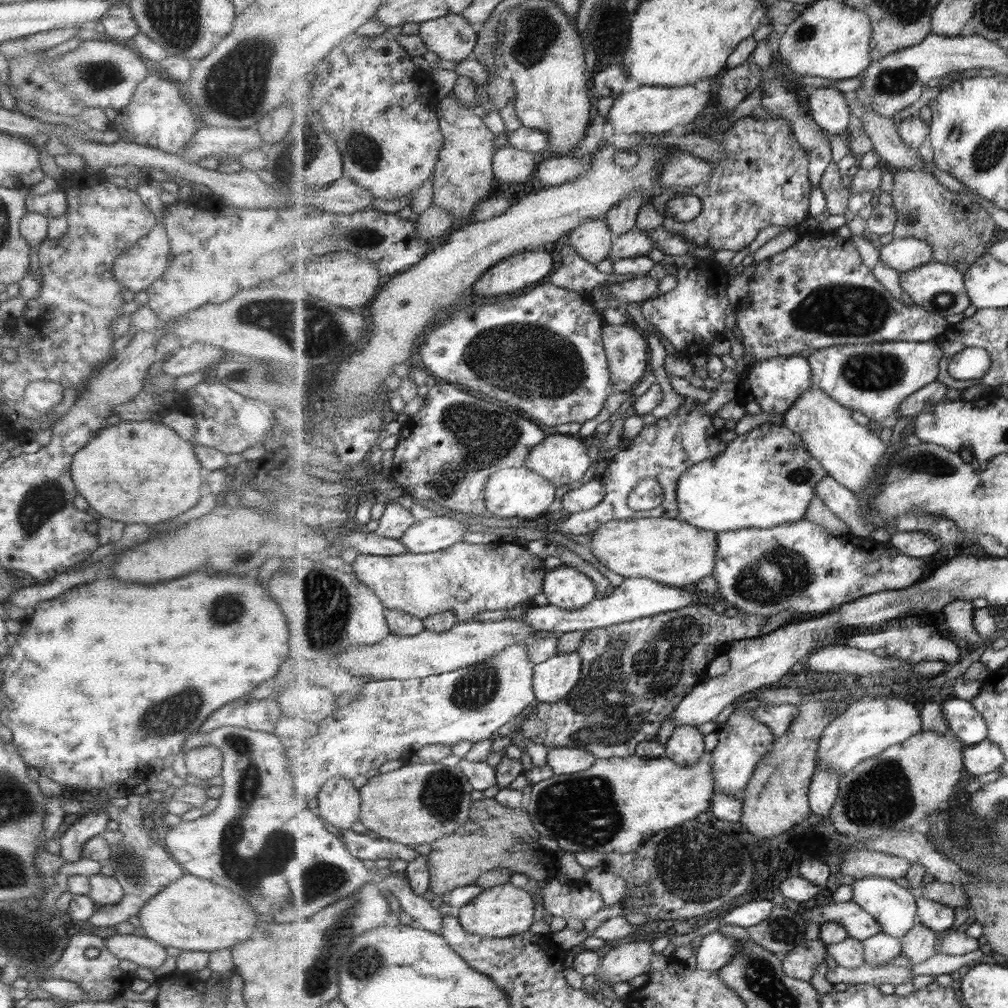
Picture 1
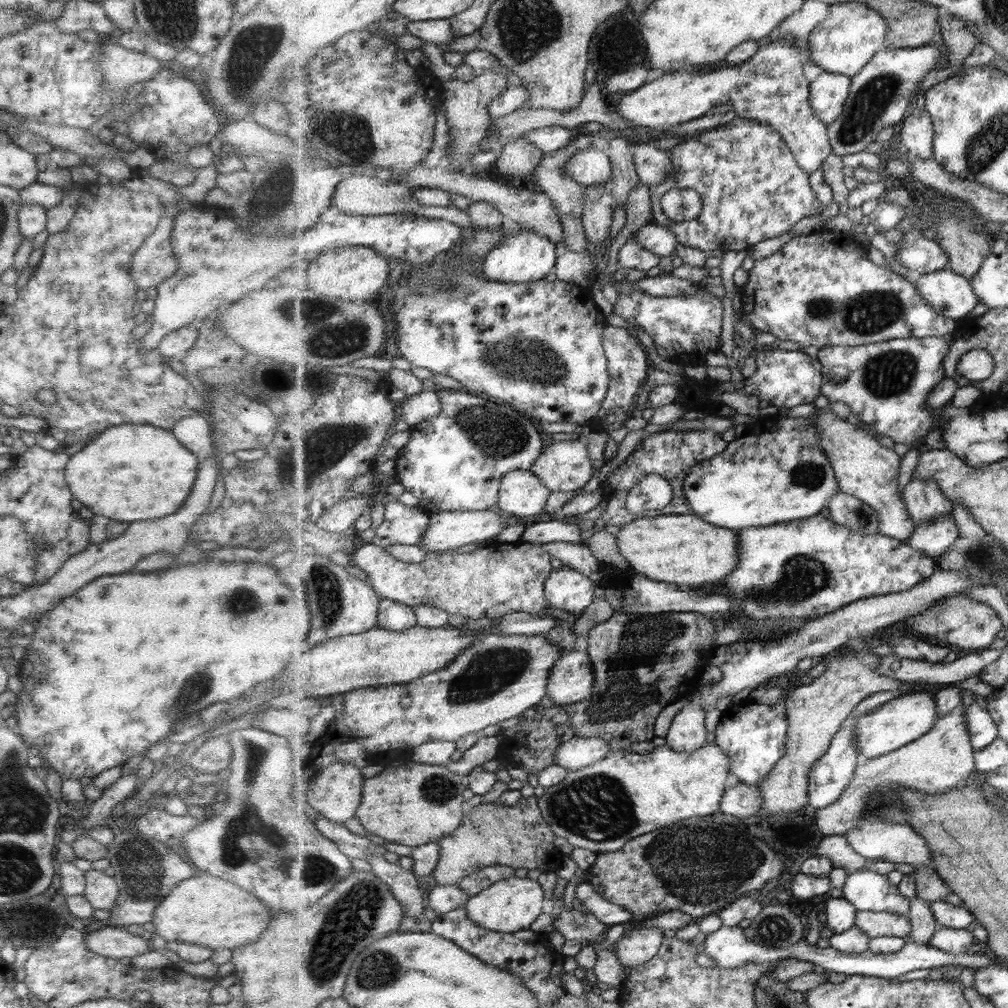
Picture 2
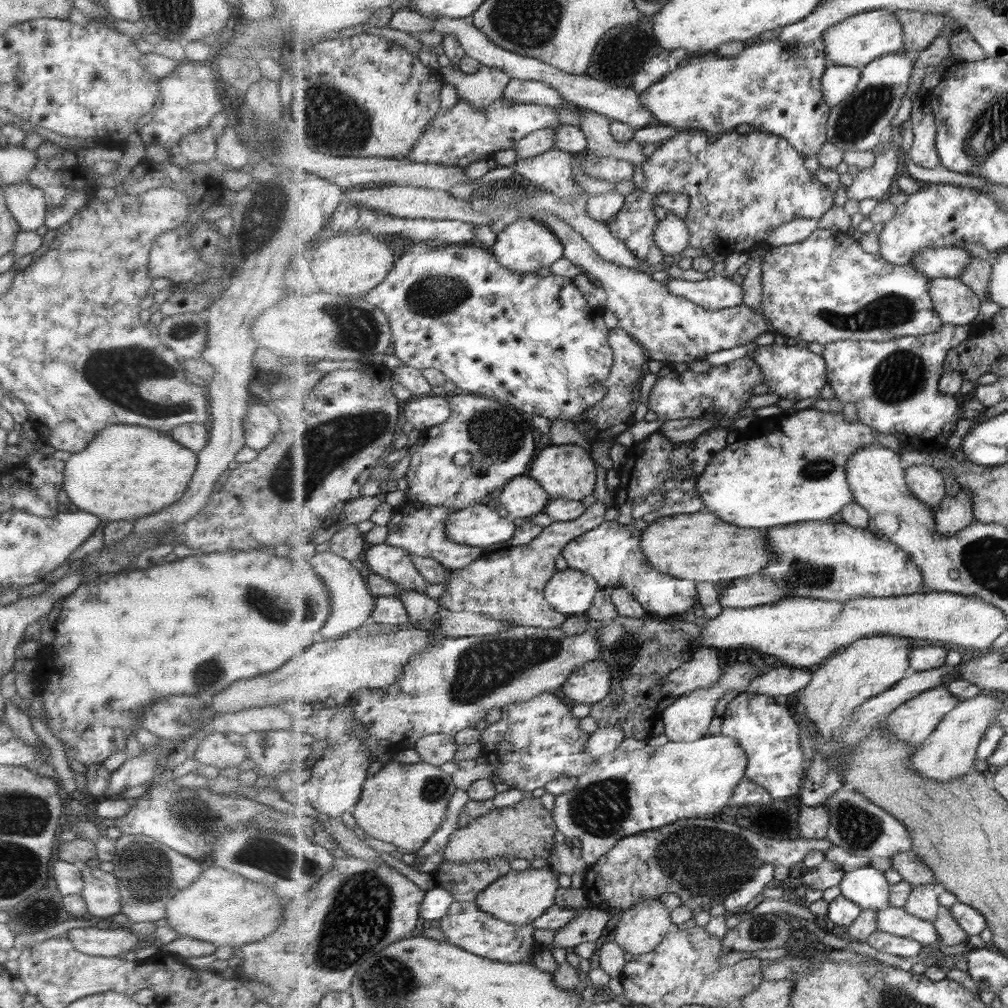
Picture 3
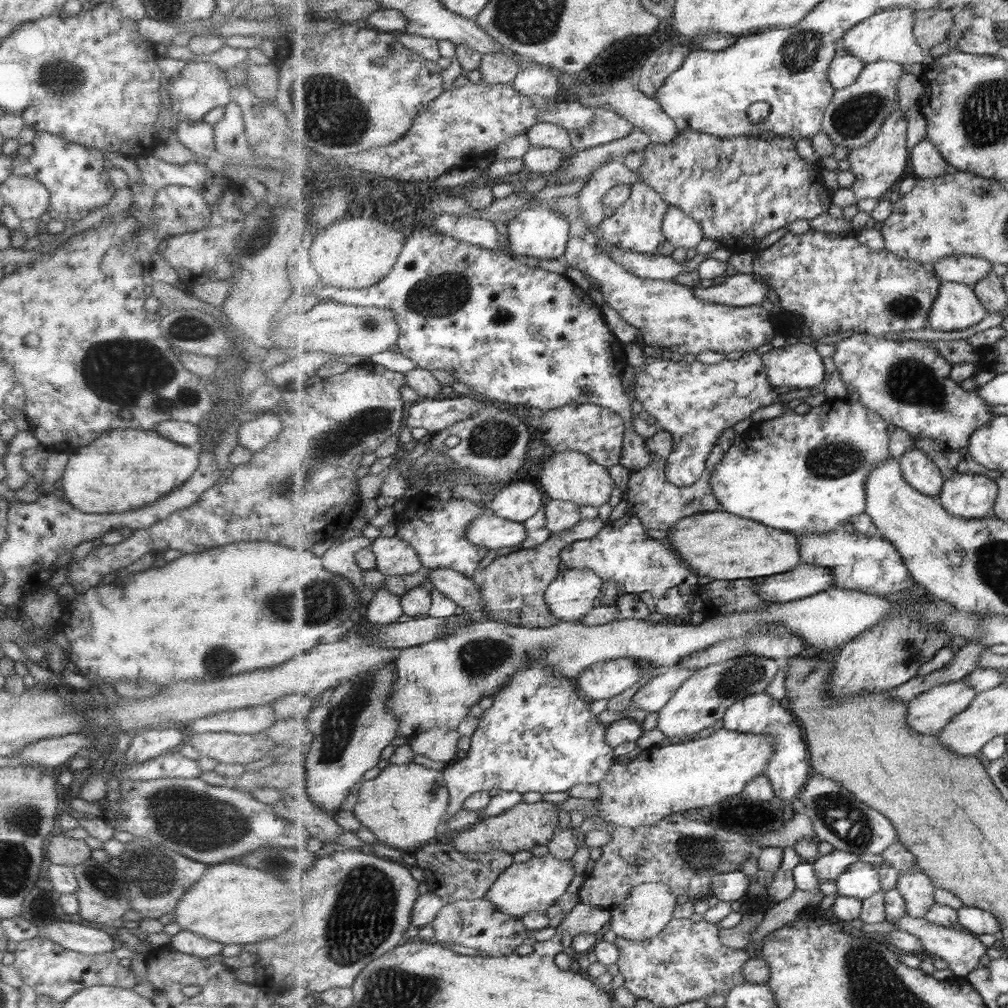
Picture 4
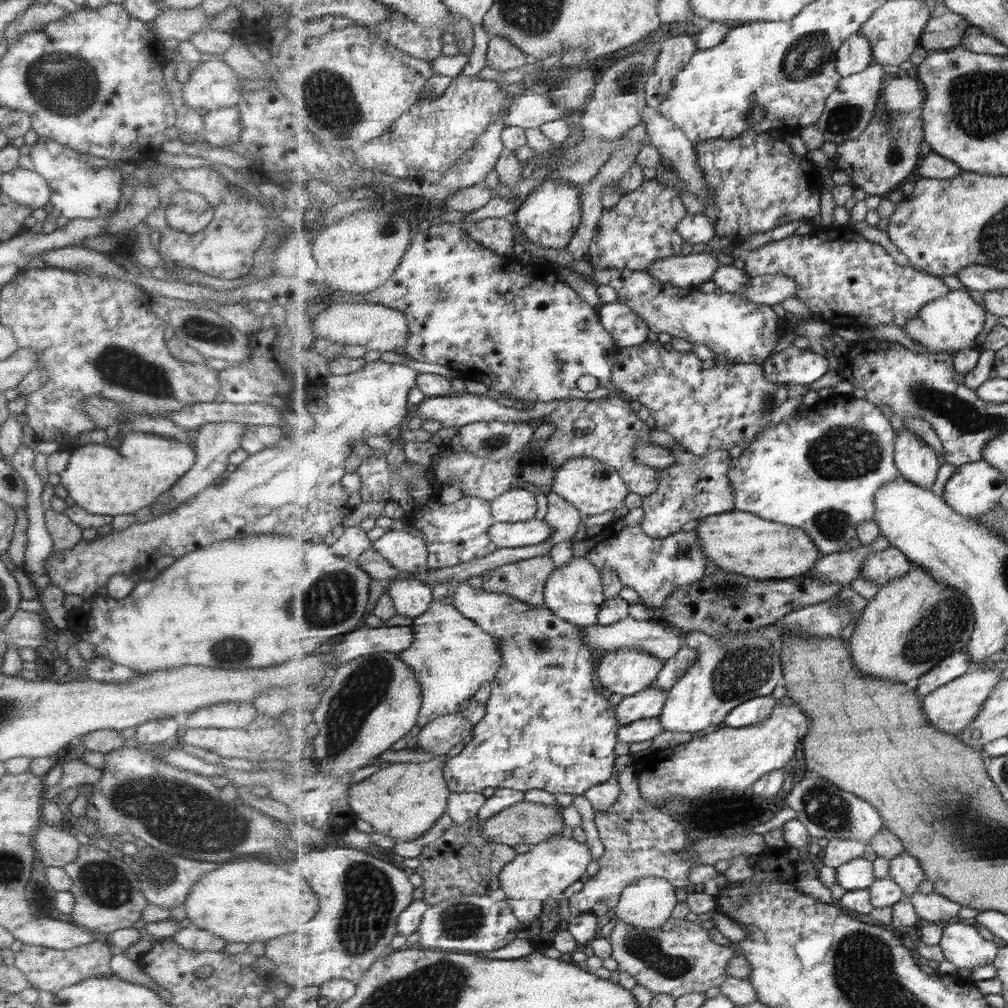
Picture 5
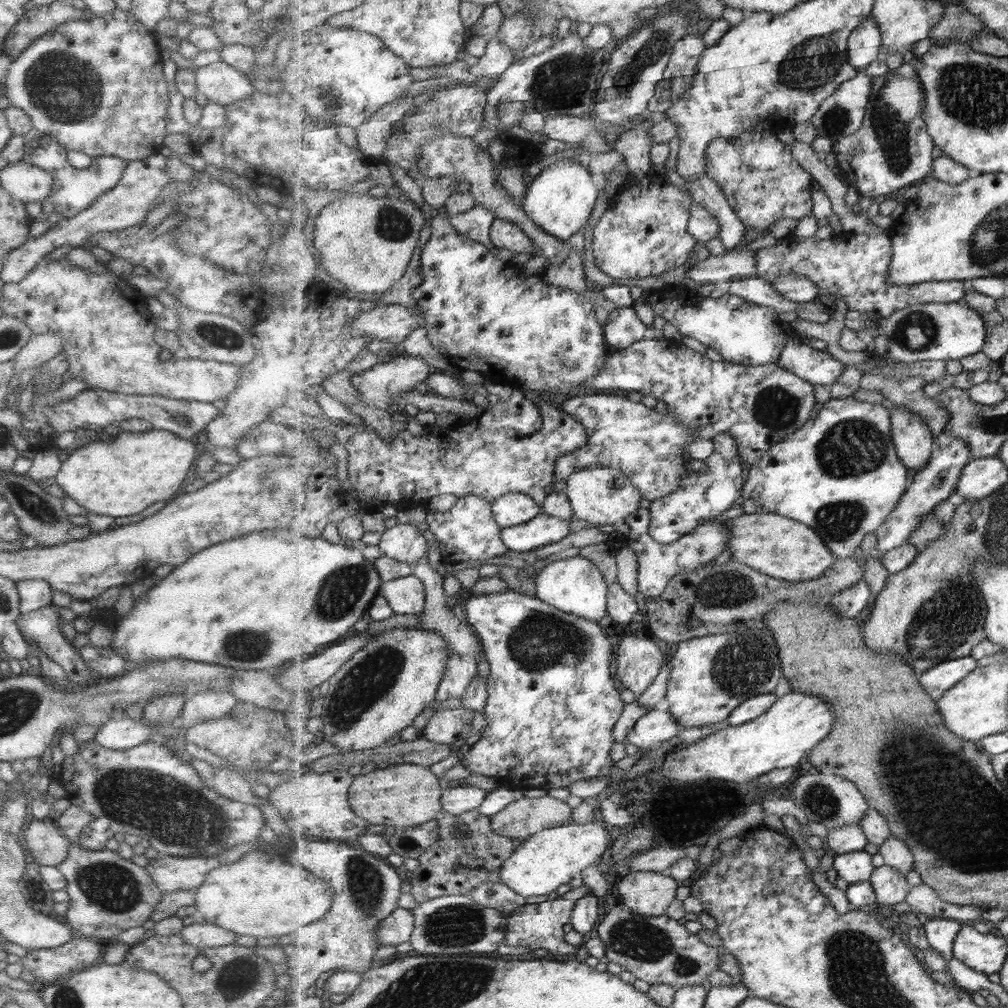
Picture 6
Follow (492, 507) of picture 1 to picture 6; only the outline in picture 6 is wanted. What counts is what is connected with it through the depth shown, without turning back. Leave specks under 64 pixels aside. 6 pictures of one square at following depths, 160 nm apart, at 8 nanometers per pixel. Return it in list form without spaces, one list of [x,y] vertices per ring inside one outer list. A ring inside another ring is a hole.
[[[509,493],[493,503],[495,520],[502,528],[519,526],[544,512],[535,499],[528,494]]]

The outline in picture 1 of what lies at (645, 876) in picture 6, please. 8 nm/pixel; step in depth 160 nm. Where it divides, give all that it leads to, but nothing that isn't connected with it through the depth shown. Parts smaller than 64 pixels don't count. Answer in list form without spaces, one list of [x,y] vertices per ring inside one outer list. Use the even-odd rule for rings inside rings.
[[[647,941],[623,943],[607,949],[595,974],[596,983],[602,980],[612,988],[617,982],[629,982],[635,976],[646,974],[652,966],[654,954]]]

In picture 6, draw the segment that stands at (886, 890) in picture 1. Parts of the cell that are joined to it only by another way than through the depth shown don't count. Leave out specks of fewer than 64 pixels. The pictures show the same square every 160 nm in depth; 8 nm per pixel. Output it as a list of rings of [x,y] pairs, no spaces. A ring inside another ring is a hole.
[[[863,850],[836,855],[833,867],[850,885],[869,881],[876,869],[872,855]]]

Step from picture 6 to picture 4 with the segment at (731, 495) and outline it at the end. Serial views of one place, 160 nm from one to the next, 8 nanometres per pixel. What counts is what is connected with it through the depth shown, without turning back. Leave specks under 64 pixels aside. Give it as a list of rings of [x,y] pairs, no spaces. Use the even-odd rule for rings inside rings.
[[[657,430],[657,432],[647,439],[649,450],[651,451],[651,464],[643,470],[630,471],[629,481],[627,483],[627,492],[622,499],[627,501],[628,506],[635,512],[646,528],[668,531],[676,522],[682,518],[693,516],[694,514],[715,512],[721,508],[710,483],[710,478],[715,472],[715,467],[723,460],[725,453],[733,445],[733,434],[728,431],[718,438],[714,451],[708,458],[708,469],[694,485],[688,487],[675,486],[670,483],[666,477],[665,468],[667,468],[668,456],[674,449],[674,439],[666,431]]]

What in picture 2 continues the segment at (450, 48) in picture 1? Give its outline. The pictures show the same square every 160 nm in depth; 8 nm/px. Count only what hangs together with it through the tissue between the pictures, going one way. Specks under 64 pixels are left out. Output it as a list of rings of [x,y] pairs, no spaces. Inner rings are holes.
[[[435,19],[430,21],[410,20],[407,23],[408,33],[417,36],[425,43],[433,43],[446,48],[450,42],[457,40],[450,19]]]

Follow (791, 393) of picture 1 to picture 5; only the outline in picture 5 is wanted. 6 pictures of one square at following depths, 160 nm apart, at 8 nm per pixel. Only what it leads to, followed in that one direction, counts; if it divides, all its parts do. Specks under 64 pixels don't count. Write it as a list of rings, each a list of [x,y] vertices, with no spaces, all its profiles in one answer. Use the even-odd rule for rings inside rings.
[[[793,345],[773,354],[762,365],[771,382],[790,385],[813,384],[831,370],[826,355],[821,356],[809,349]]]

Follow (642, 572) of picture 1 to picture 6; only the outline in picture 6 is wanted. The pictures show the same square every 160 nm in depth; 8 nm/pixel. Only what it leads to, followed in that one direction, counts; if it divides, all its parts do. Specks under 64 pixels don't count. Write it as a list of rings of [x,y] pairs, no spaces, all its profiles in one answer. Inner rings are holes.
[[[743,513],[724,523],[730,530],[728,549],[732,554],[731,559],[772,578],[791,582],[818,579],[838,561],[814,527],[793,518],[785,518],[777,513]]]

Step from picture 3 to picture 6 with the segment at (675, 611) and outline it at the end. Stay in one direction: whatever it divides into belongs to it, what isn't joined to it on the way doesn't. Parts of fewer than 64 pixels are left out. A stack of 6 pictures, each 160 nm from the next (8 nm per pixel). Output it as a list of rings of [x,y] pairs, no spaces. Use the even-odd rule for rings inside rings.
[[[639,507],[633,514],[626,518],[625,522],[629,526],[629,532],[620,534],[614,539],[609,539],[608,543],[611,550],[615,553],[620,548],[631,548],[636,555],[638,562],[637,587],[640,598],[658,598],[665,592],[669,581],[675,578],[684,570],[695,570],[702,566],[707,566],[713,562],[723,550],[728,549],[728,540],[730,539],[730,530],[724,522],[703,523],[697,526],[689,534],[683,535],[680,540],[671,544],[665,544],[654,539],[650,535],[650,510]]]

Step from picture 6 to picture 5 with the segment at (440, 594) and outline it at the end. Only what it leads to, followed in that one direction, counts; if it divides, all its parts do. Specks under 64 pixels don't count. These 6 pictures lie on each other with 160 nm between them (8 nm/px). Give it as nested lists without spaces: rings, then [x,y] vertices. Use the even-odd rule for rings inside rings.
[[[444,599],[433,601],[429,610],[415,618],[411,625],[414,643],[400,657],[419,675],[423,687],[423,708],[418,718],[418,726],[423,729],[437,717],[458,714],[461,702],[473,701],[485,682],[492,684],[498,678],[503,655],[494,634],[483,630],[454,603],[446,604]]]

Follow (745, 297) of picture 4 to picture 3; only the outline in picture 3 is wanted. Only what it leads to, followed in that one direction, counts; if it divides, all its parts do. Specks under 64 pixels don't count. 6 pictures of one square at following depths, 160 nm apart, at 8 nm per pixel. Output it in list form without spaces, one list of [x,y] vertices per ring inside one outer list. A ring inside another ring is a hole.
[[[717,274],[702,281],[670,278],[664,284],[666,284],[671,294],[691,299],[710,311],[743,305],[741,284],[735,284],[733,280],[723,274]]]

